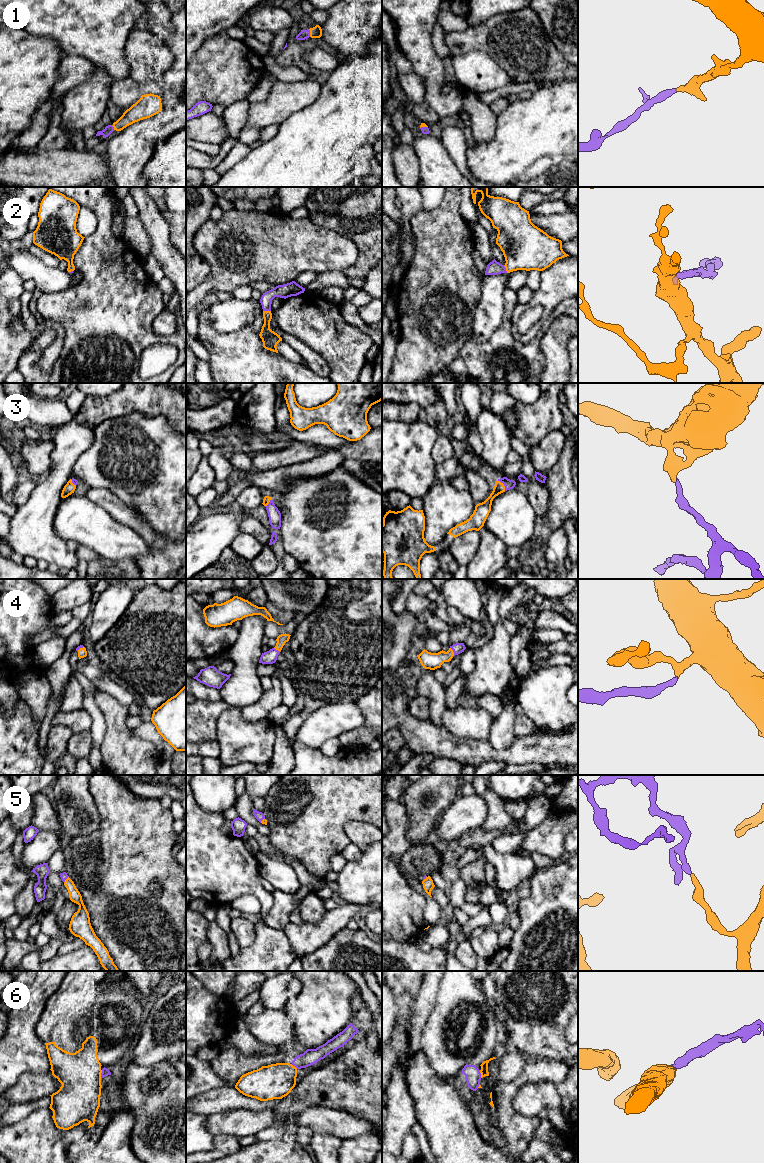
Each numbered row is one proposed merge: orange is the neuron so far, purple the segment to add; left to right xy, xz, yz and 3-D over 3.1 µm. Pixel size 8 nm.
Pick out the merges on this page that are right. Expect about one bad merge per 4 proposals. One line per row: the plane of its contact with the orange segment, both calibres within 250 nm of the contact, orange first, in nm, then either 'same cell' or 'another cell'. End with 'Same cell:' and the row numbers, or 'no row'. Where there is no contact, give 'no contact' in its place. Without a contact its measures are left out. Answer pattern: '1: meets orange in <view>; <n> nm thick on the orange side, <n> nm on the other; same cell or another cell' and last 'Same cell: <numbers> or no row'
1: meets orange in xz; 100 nm thick on the orange side, 80 nm on the other; same cell
2: meets orange in xz; 140 nm thick on the orange side, 110 nm on the other; same cell
3: meets orange in yz; 110 nm thick on the orange side, 80 nm on the other; same cell
4: meets orange in yz; 140 nm thick on the orange side, 90 nm on the other; same cell
5: meets orange in xy; 90 nm thick on the orange side, 60 nm on the other; same cell
6: meets orange in xy; 340 nm thick on the orange side, 60 nm on the other; another cell
Same cell: 1, 2, 3, 4, 5

